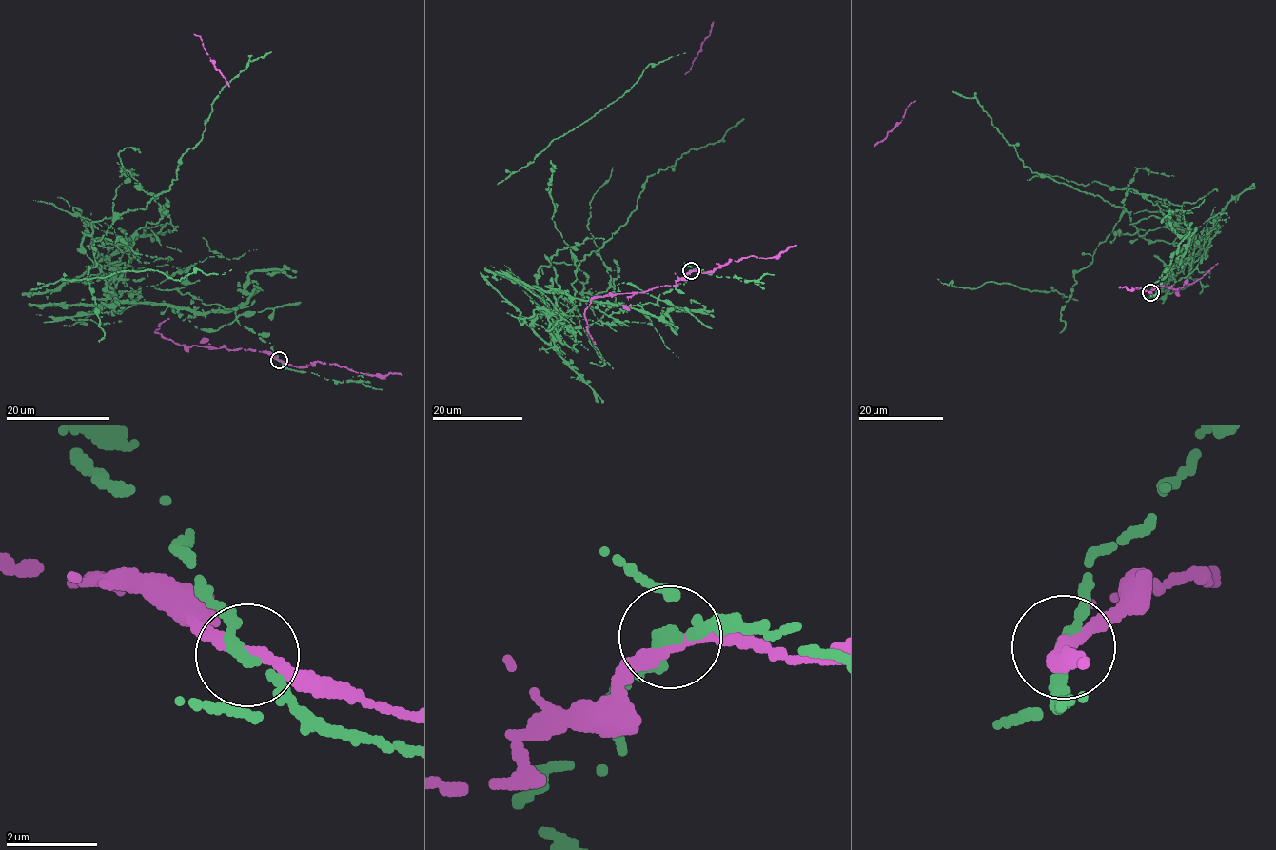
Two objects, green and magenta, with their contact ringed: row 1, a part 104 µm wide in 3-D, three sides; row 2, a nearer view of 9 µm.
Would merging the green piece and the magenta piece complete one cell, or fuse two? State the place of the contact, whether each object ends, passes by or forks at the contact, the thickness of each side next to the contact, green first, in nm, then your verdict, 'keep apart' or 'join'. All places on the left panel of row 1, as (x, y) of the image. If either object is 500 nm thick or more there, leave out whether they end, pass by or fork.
place (279, 360); green passes by; magenta passes by; calibres 240 and 280 nm; keep apart

